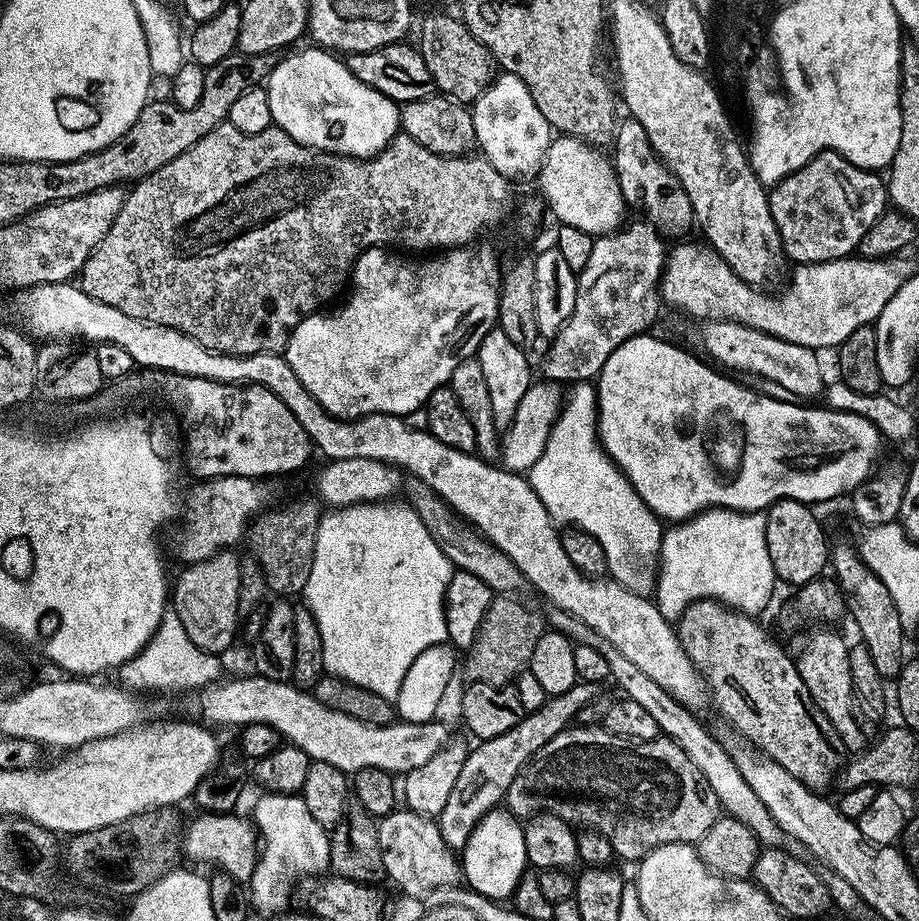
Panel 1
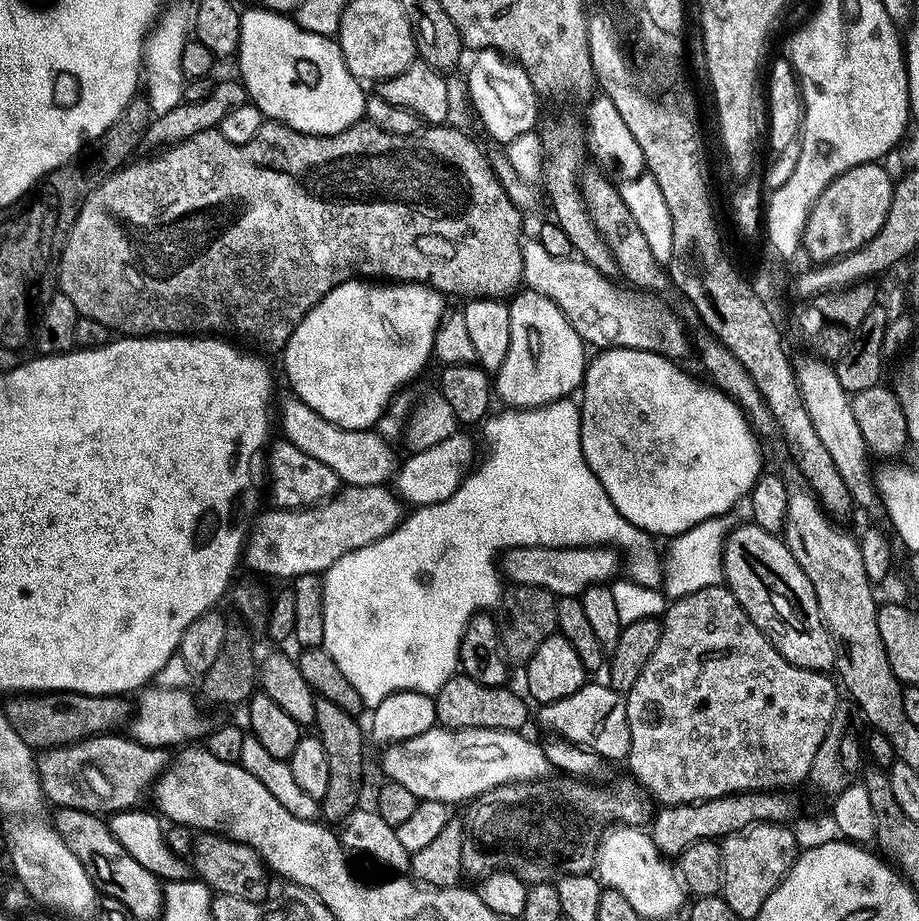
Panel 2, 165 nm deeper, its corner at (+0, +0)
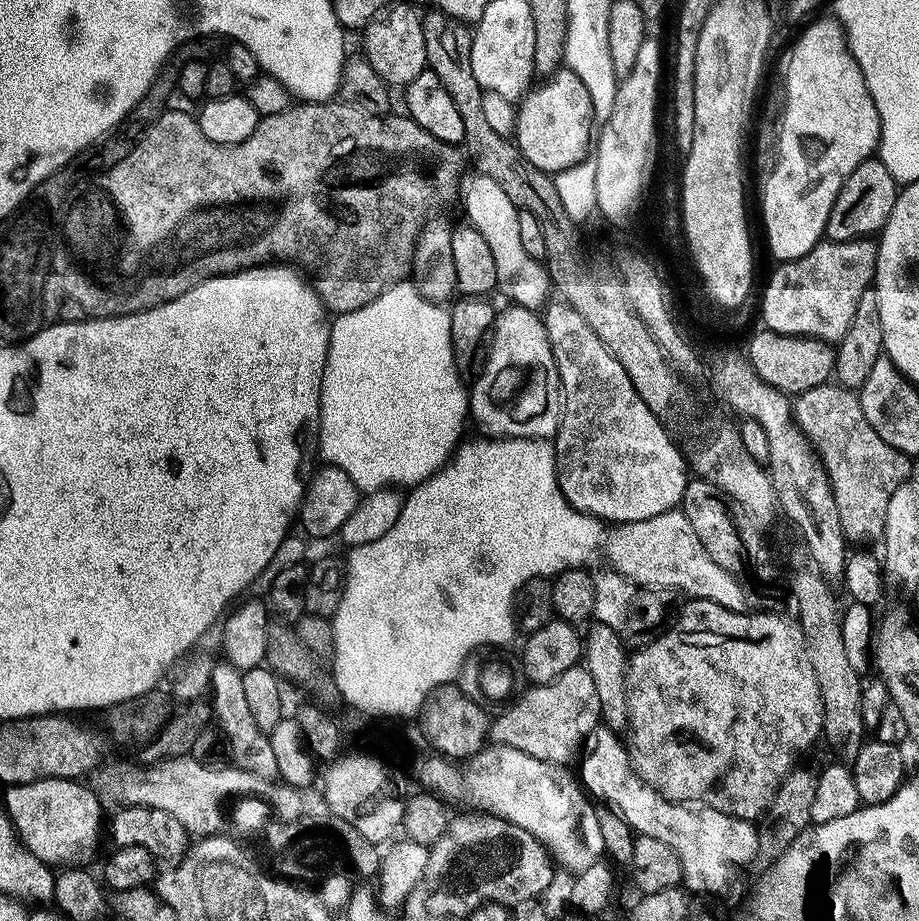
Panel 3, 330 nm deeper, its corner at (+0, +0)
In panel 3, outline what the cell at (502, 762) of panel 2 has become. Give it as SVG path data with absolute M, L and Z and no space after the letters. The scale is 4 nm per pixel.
M495 742L481 748L467 761L467 764L463 769L467 795L472 795L484 807L481 809L487 810L491 815L506 819L531 832L540 844L550 849L551 855L557 861L560 859L572 871L572 874L583 872L605 855L604 842L600 833L601 817L596 817L589 793L584 791L579 779L573 773L571 776L567 772L569 769L565 765L539 760L522 750L516 750L514 746Z

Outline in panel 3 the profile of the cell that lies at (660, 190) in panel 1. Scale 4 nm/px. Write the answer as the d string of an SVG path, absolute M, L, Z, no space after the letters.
M557 70L541 80L537 88L529 87L519 97L514 112L514 143L538 171L555 174L585 159L584 147L590 144L588 116L593 115L593 107L586 86L574 73Z

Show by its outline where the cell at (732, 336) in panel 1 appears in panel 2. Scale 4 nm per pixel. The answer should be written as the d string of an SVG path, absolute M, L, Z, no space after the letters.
M525 239L522 244L524 254L524 279L525 285L531 290L548 296L563 313L572 329L583 338L587 345L594 345L595 349L628 348L644 349L647 352L660 352L668 359L680 360L688 350L688 336L679 318L663 301L664 298L657 293L641 292L630 286L620 288L614 284L609 275L598 271L586 261L579 258L554 258L542 250L539 239Z

